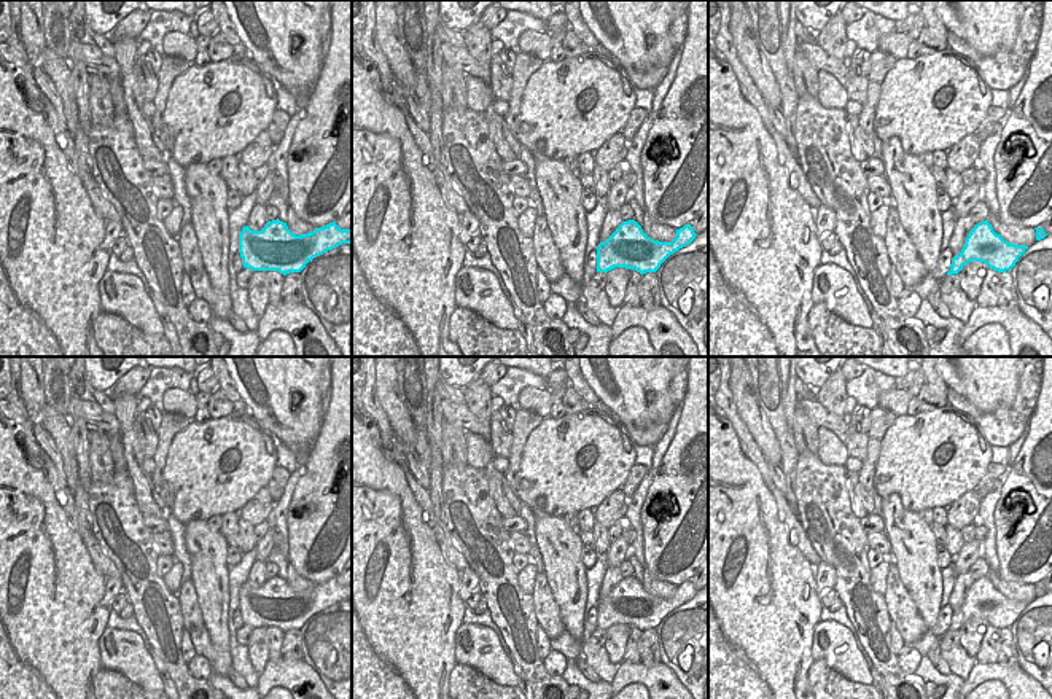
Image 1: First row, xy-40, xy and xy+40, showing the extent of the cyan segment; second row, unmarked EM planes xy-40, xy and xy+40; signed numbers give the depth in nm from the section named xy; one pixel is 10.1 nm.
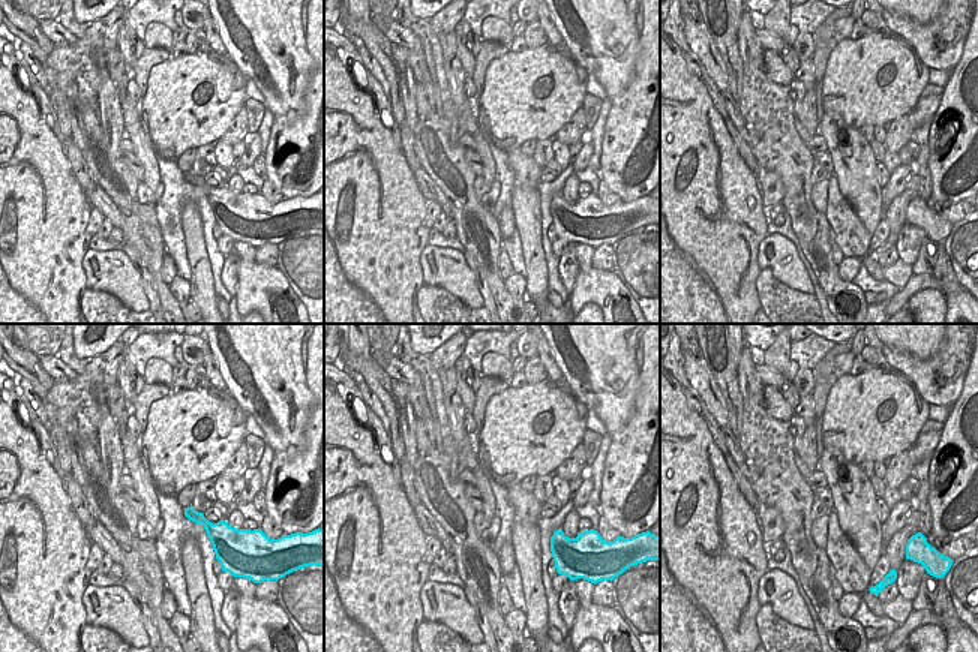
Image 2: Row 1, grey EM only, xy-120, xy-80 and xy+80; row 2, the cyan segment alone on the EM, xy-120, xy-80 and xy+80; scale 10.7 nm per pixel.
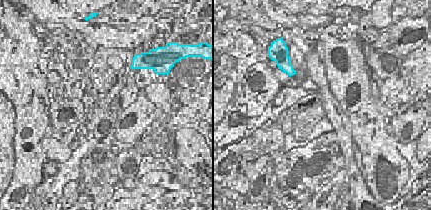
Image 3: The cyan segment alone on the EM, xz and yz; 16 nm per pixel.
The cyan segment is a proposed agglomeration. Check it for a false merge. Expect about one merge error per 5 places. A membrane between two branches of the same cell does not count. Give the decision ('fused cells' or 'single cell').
single cell

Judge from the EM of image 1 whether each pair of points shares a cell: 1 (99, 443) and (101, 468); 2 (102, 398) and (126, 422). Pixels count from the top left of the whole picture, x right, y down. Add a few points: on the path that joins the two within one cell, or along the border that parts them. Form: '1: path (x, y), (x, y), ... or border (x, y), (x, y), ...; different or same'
1: path (99, 449), (99, 462); same
2: border (110, 400), (115, 414); different

